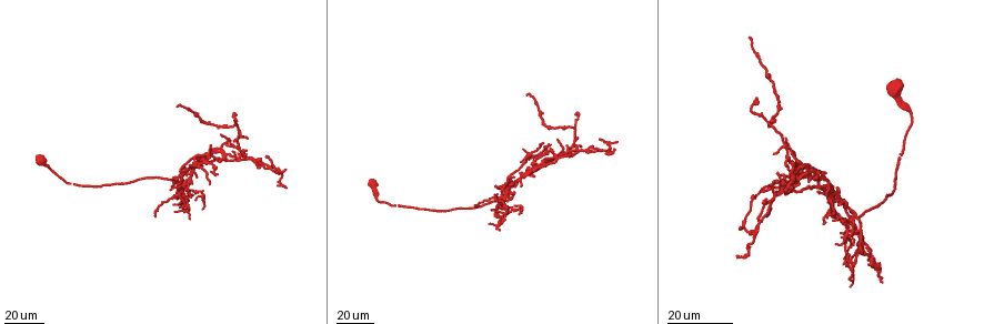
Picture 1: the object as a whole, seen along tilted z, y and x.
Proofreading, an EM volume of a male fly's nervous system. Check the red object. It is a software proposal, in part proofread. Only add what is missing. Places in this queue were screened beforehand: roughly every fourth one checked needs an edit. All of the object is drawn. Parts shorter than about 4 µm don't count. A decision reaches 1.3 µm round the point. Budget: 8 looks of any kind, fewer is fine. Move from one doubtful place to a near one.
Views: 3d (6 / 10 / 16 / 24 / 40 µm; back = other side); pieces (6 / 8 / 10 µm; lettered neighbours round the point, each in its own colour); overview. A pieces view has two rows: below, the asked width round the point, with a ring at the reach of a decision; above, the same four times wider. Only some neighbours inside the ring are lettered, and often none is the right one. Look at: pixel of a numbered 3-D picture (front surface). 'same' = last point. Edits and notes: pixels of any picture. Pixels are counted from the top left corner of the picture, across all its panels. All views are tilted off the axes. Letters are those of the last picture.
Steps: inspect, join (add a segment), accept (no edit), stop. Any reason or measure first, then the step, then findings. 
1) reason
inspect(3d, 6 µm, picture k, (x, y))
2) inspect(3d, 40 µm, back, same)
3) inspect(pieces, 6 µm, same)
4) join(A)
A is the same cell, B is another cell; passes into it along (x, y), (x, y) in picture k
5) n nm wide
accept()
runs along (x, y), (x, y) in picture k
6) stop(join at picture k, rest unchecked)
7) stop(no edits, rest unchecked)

tapers out
inspect(3d, 24 µm, picture 1, (509, 176))

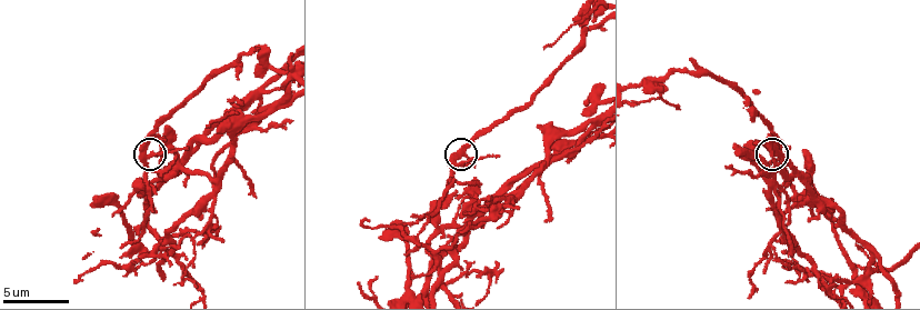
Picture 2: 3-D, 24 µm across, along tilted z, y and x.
what lies round it
inspect(pieces, 10 µm, picture 2, (473, 167))

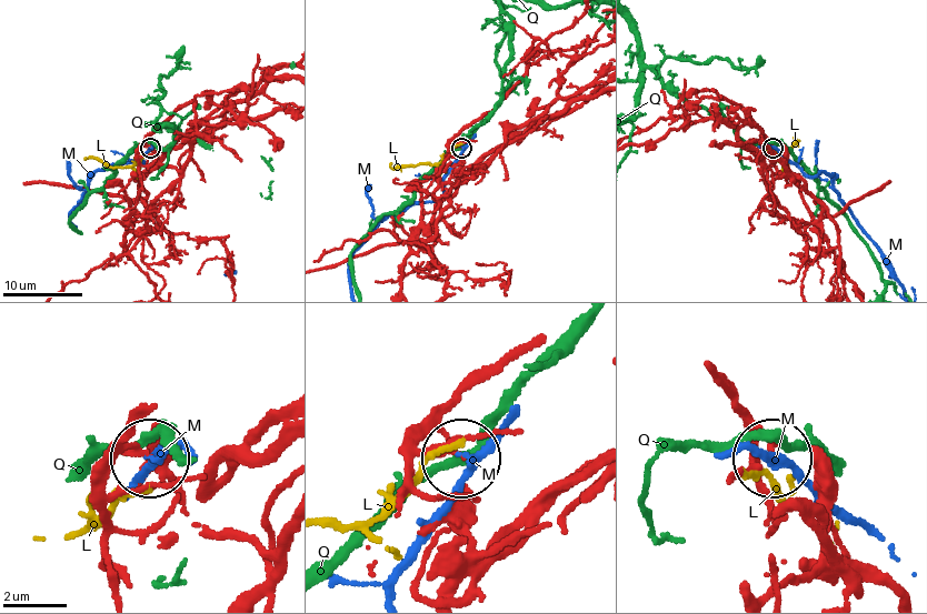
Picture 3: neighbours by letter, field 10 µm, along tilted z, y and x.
accept()
L, M and Q are other cells; runs along (402, 503), (420, 434), (444, 440), (462, 458) in picture 3; none of them fits

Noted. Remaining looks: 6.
branch stops here
inspect(3d, 40 µm, picture 1, (827, 194))

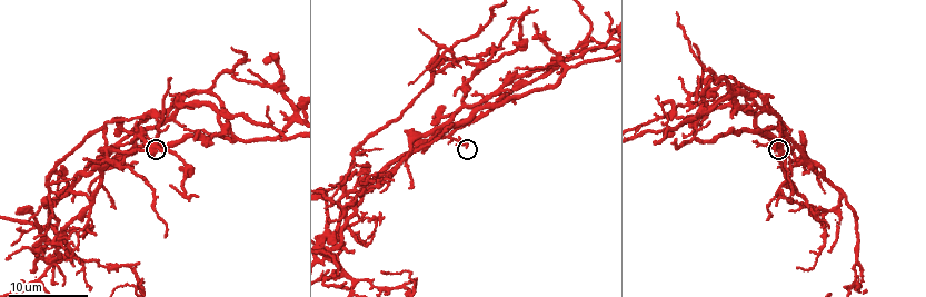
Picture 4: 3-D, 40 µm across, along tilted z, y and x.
inspect(pieces, 6 µm, picture 4, (776, 152))

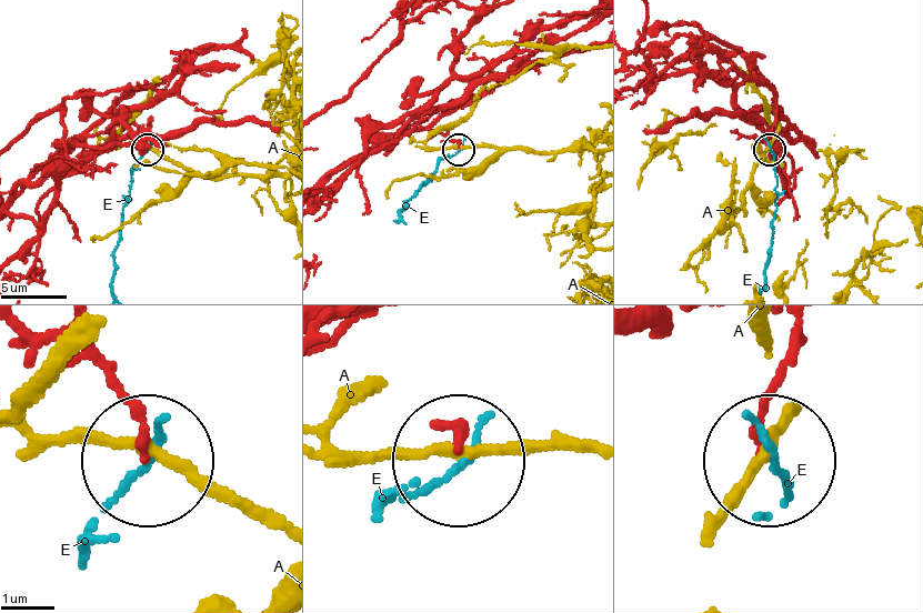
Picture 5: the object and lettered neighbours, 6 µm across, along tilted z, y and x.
accept()
A and E are other cells; runs along (794, 339), (759, 455) in picture 5; none of them fits

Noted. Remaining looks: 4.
long arm stops here
inspect(3d, 10 µm, picture 4, (677, 16))

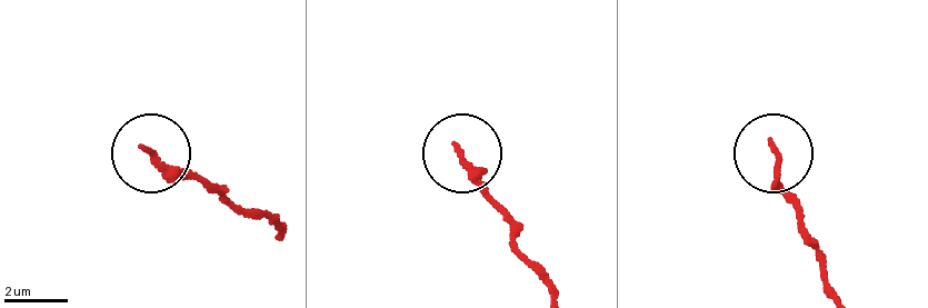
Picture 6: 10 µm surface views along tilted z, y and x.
what lies round it
inspect(pieces, 6 µm, picture 6, (457, 152))

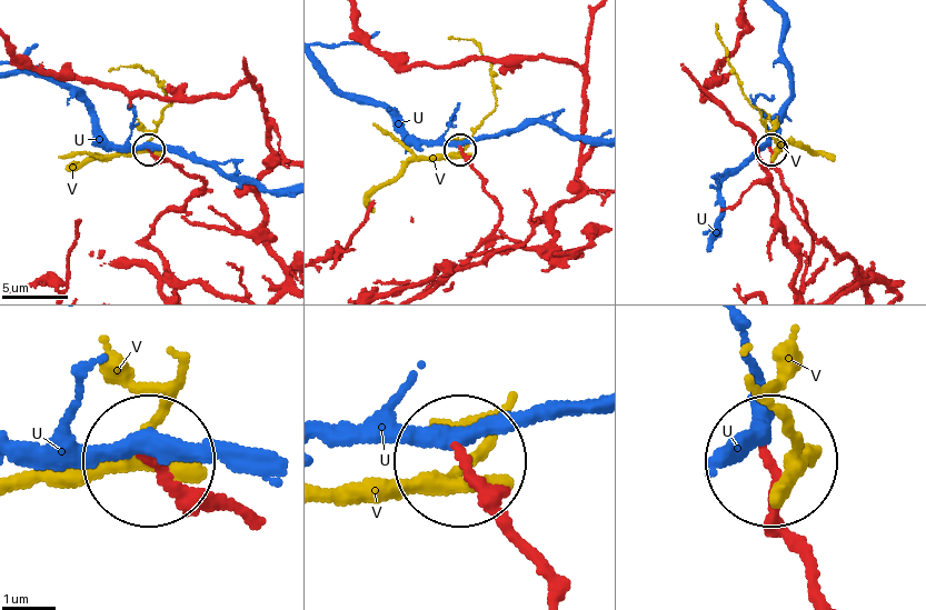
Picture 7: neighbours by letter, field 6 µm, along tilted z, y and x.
accept()
U and V are other cells; runs along (548, 592), (468, 470) in picture 7; none of them fits

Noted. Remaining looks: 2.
branch stops here
inspect(pieces, 10 µm, picture 2, (754, 89))

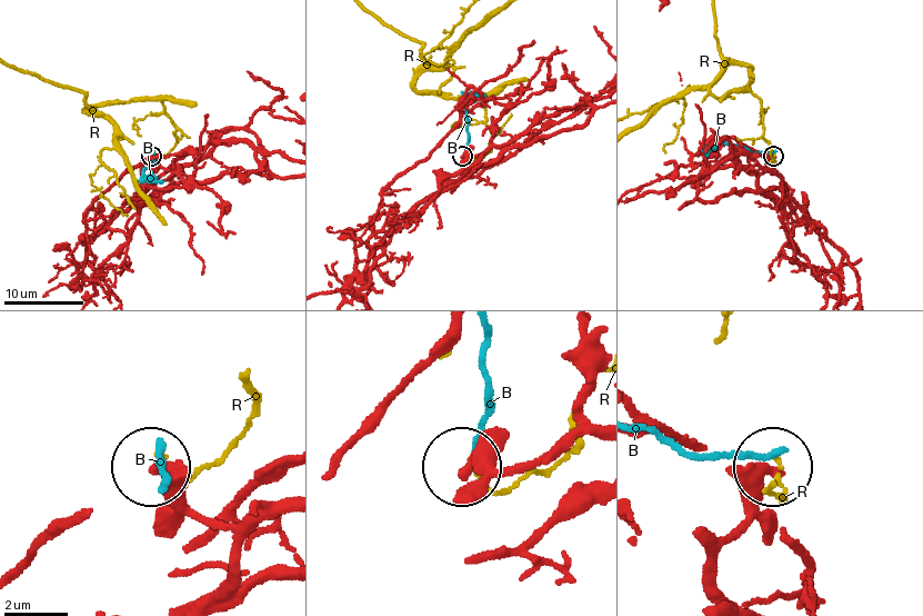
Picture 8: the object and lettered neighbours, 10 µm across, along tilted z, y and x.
accept()
B and R are other cells; runs along (541, 460), (468, 470) in picture 8; no lettered segment goes on from it

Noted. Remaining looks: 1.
stop(no edits, rest unchecked)

